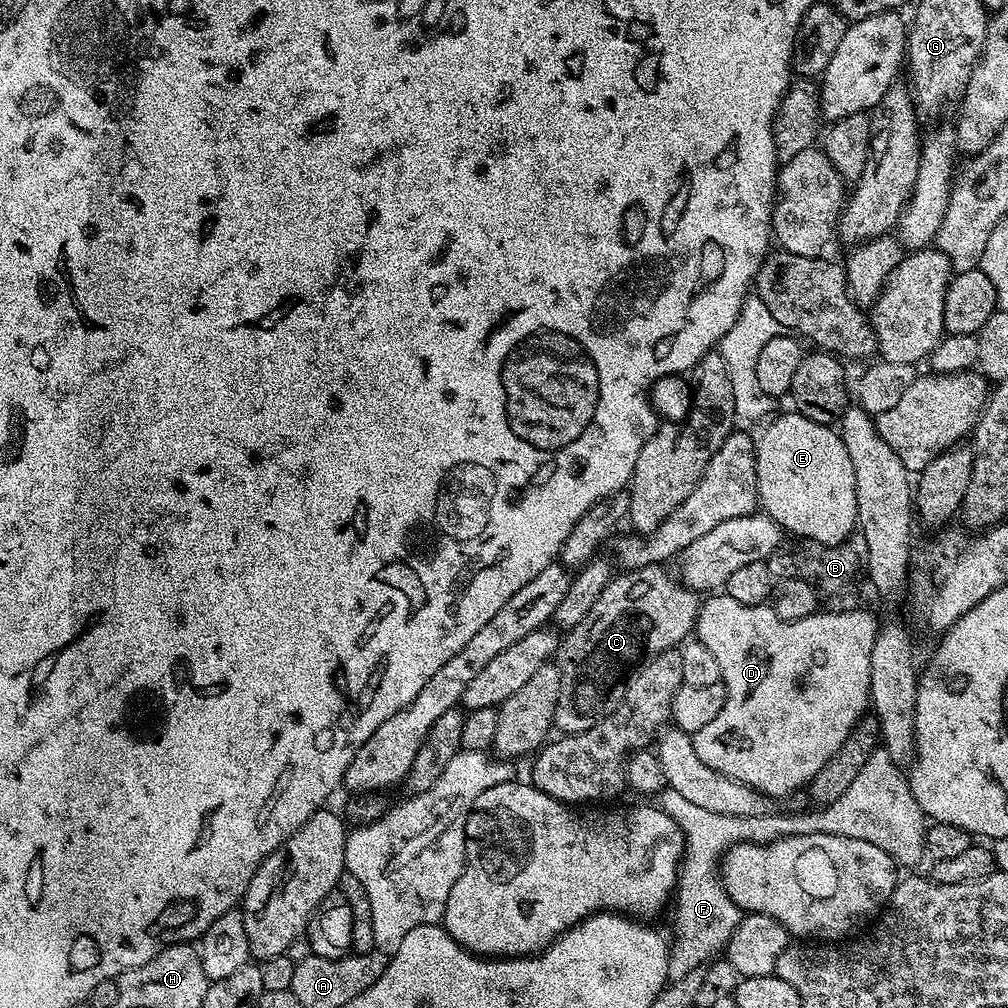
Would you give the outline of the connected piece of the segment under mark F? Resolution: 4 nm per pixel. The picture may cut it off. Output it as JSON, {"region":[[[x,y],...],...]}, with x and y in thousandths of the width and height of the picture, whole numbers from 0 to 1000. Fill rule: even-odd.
{"region":[[[660,781],[659,785],[654,787],[653,801],[661,808],[665,808],[665,812],[669,812],[669,815],[673,815],[673,819],[679,825],[679,852],[673,866],[673,880],[669,886],[671,921],[675,924],[675,930],[669,933],[669,939],[666,941],[663,954],[663,971],[669,973],[679,970],[689,960],[701,957],[711,946],[717,945],[722,939],[723,931],[728,927],[730,920],[734,918],[736,912],[734,901],[720,887],[720,883],[714,875],[712,862],[718,846],[728,837],[739,835],[761,837],[764,833],[771,833],[773,829],[776,829],[778,817],[776,817],[776,808],[756,810],[708,808],[708,804],[700,804],[697,800],[684,796],[678,788],[673,788],[673,784],[665,781]]]}

